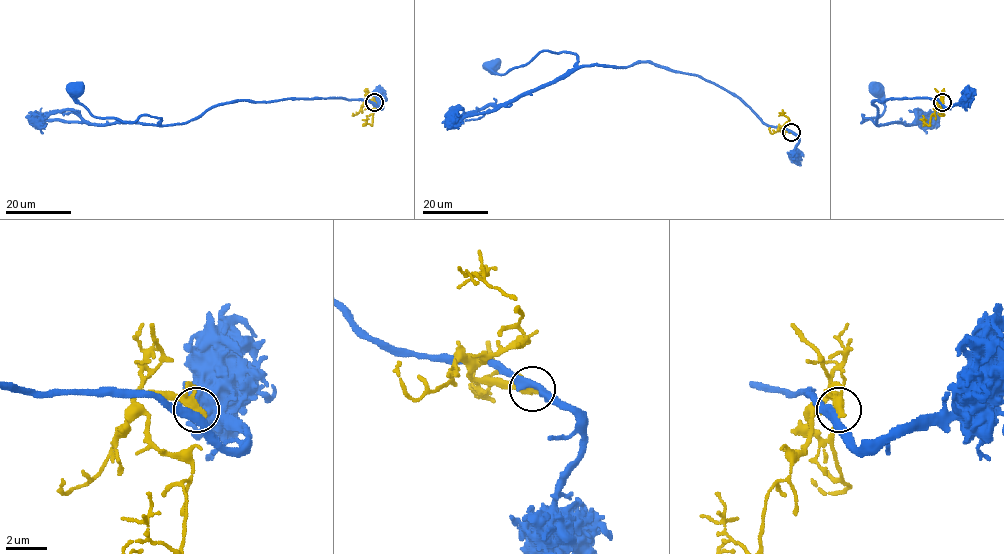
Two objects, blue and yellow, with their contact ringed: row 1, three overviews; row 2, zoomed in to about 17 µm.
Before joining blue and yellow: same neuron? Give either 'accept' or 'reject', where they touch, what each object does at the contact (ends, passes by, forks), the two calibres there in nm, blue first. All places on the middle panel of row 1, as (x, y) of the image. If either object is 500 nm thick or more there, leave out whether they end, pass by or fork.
reject | (791, 132) | blue passes by | yellow passes by | 440/360 nm

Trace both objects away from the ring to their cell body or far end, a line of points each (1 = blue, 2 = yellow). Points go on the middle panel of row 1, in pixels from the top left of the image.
1: (791, 131), (766, 125), (697, 75), (649, 62), (578, 66), (577, 55), (548, 51), (505, 73), (492, 65)
2: (791, 132), (781, 129), (790, 124), (783, 112)

